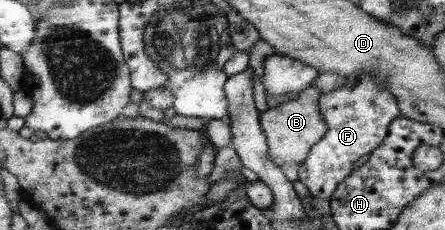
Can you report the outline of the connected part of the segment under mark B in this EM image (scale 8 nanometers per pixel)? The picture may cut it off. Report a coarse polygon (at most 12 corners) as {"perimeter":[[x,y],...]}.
{"perimeter":[[311,82],[259,115],[269,159],[302,164],[327,134]]}

